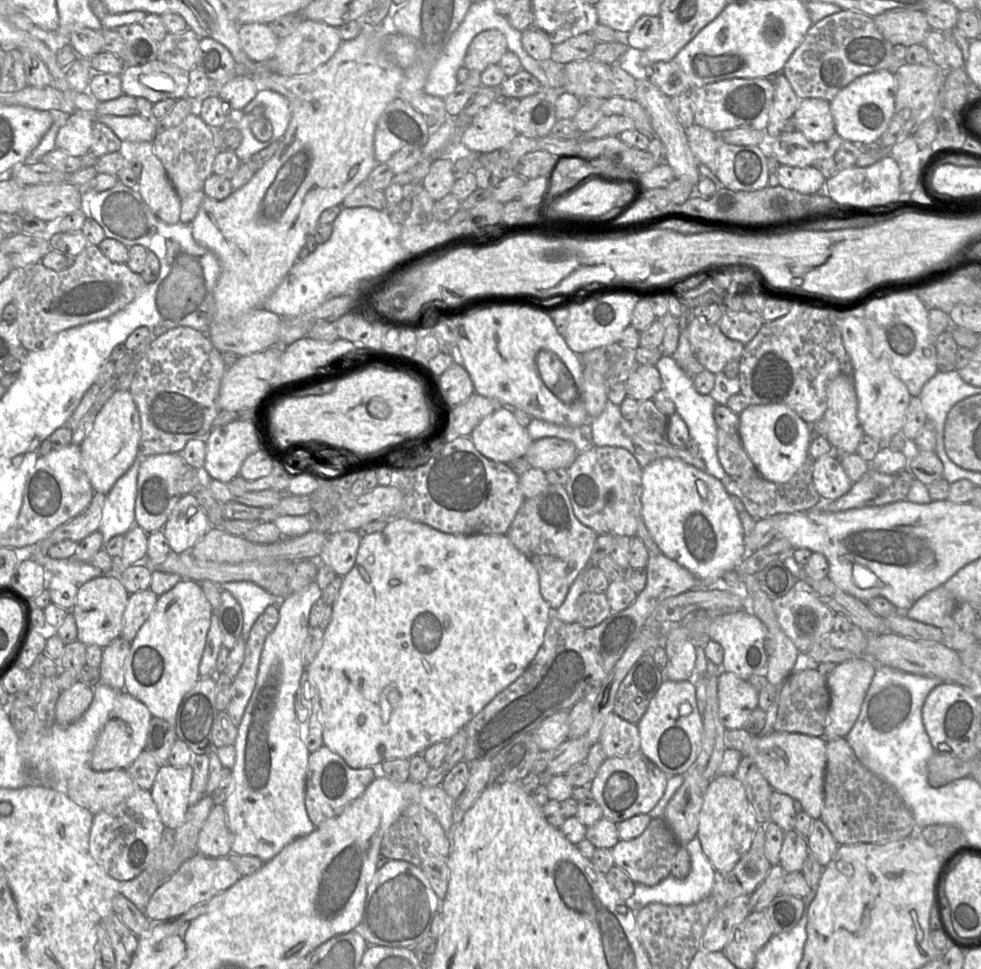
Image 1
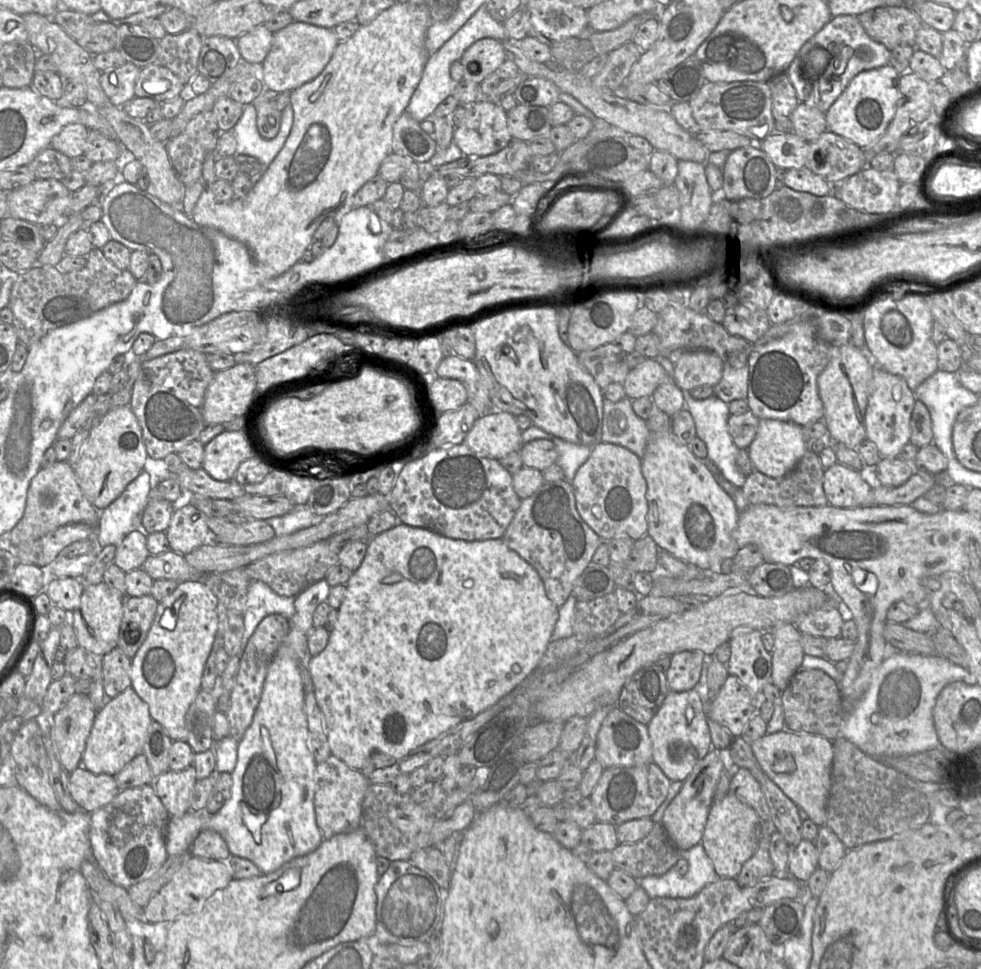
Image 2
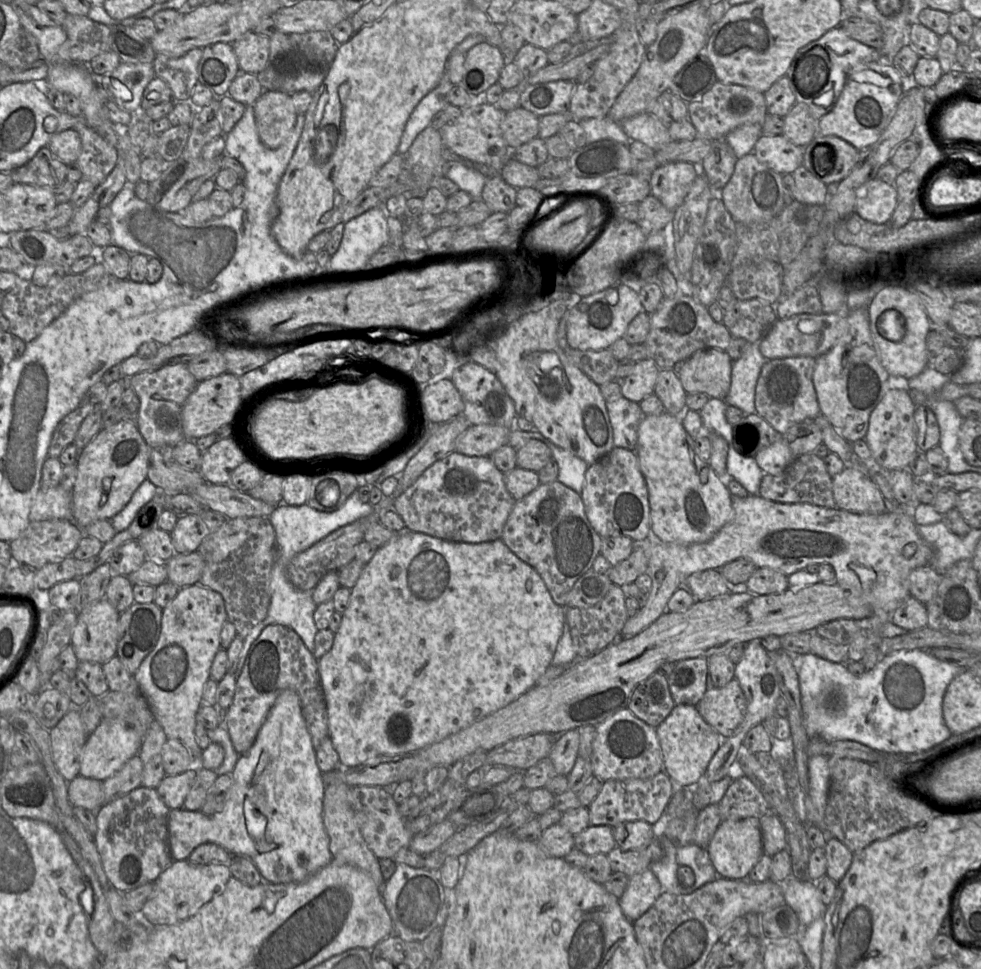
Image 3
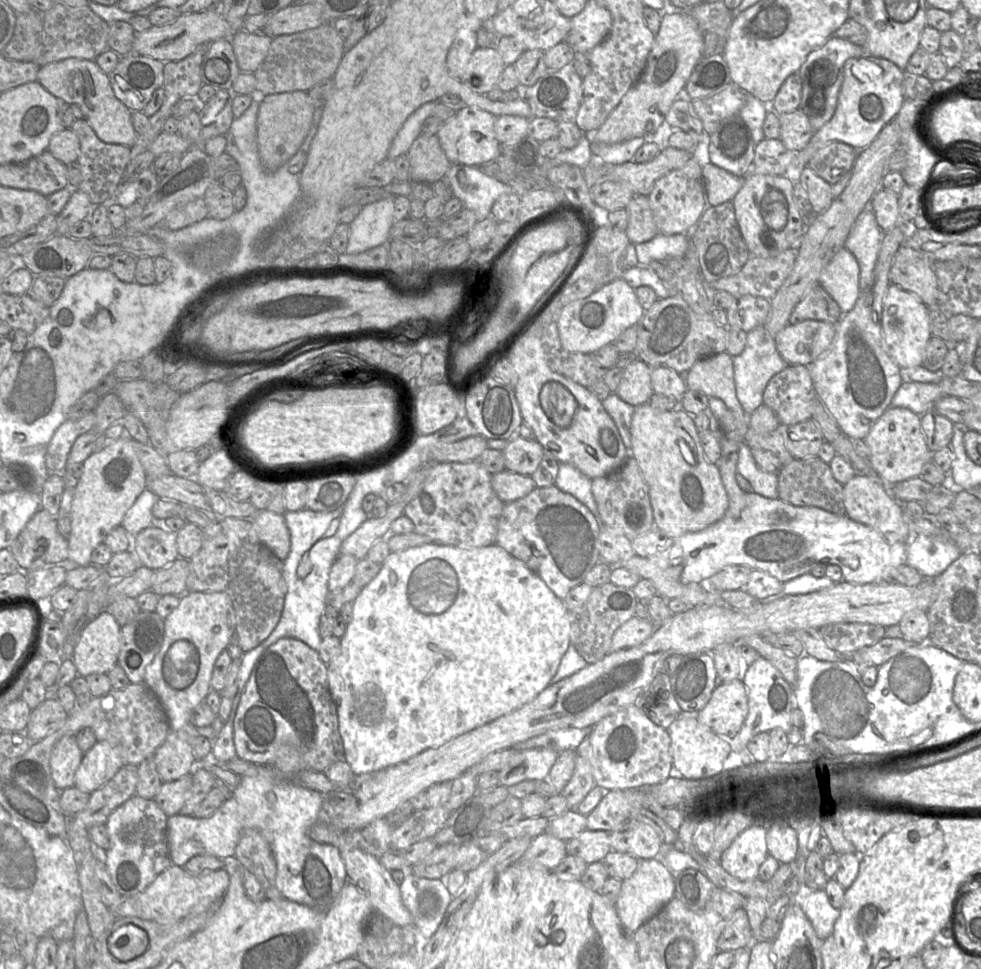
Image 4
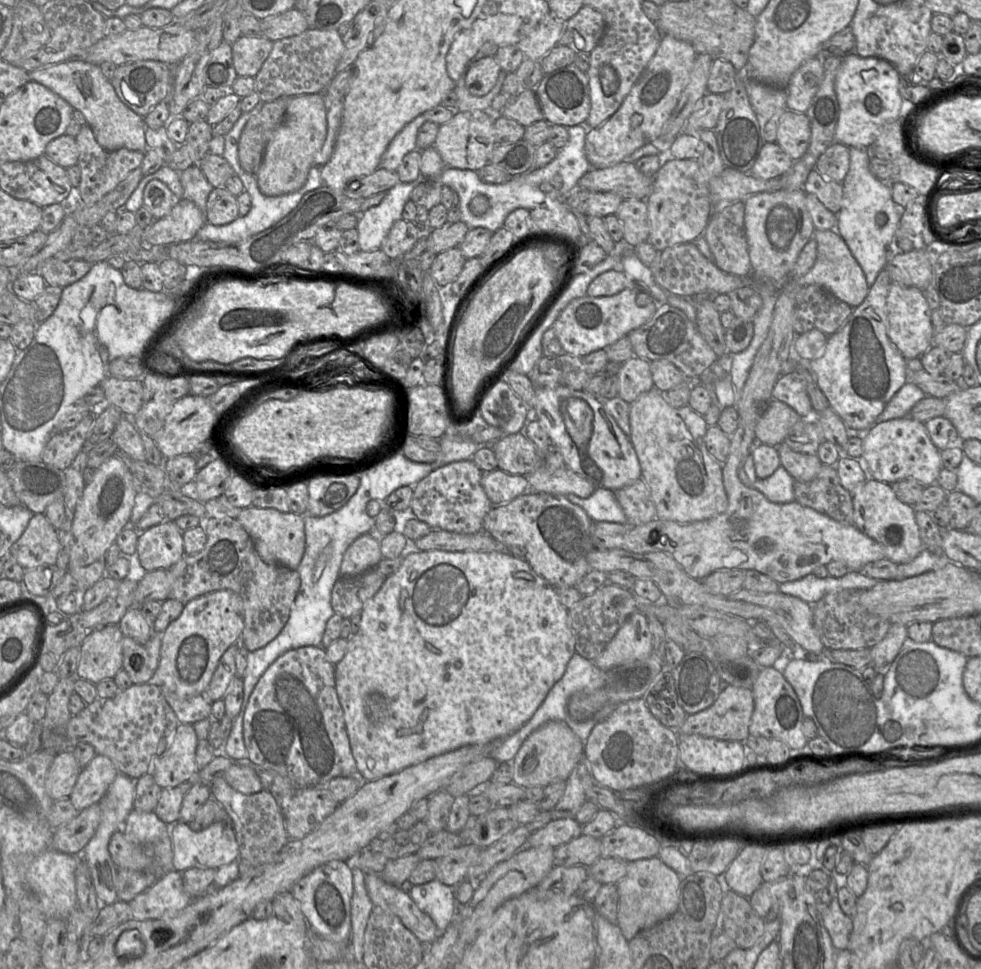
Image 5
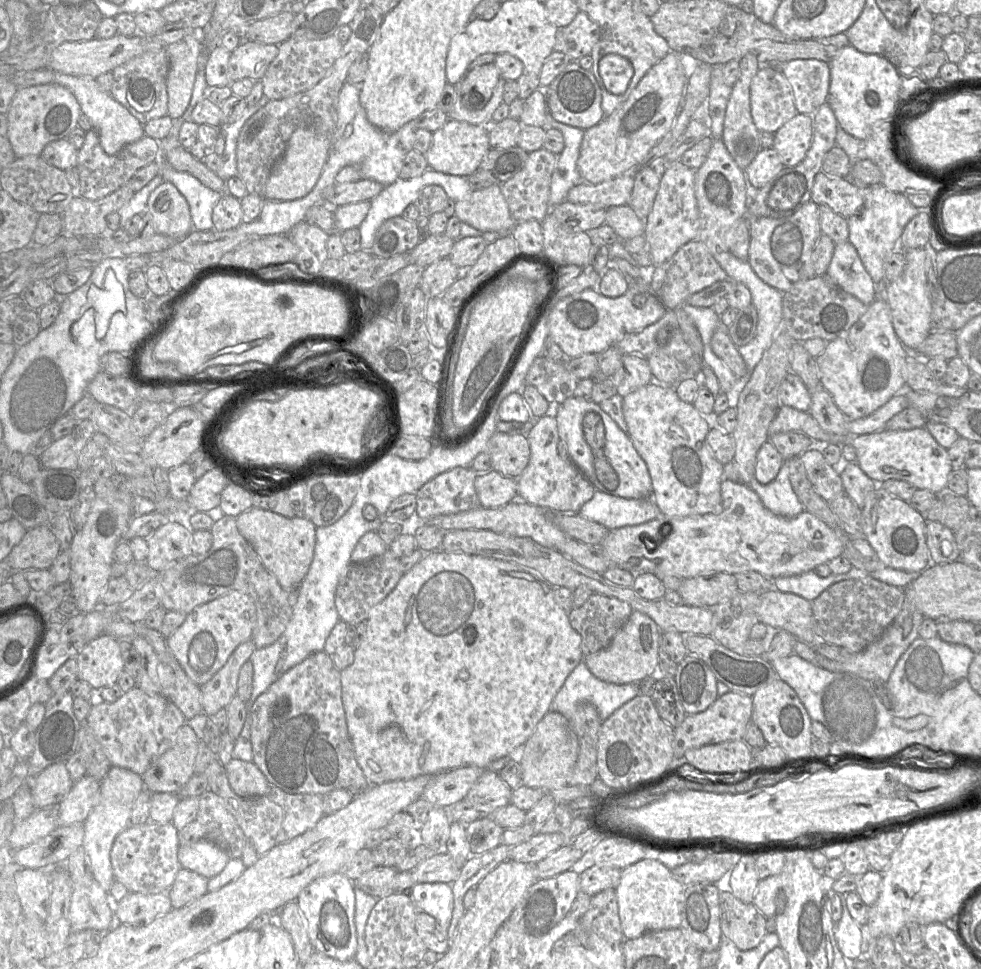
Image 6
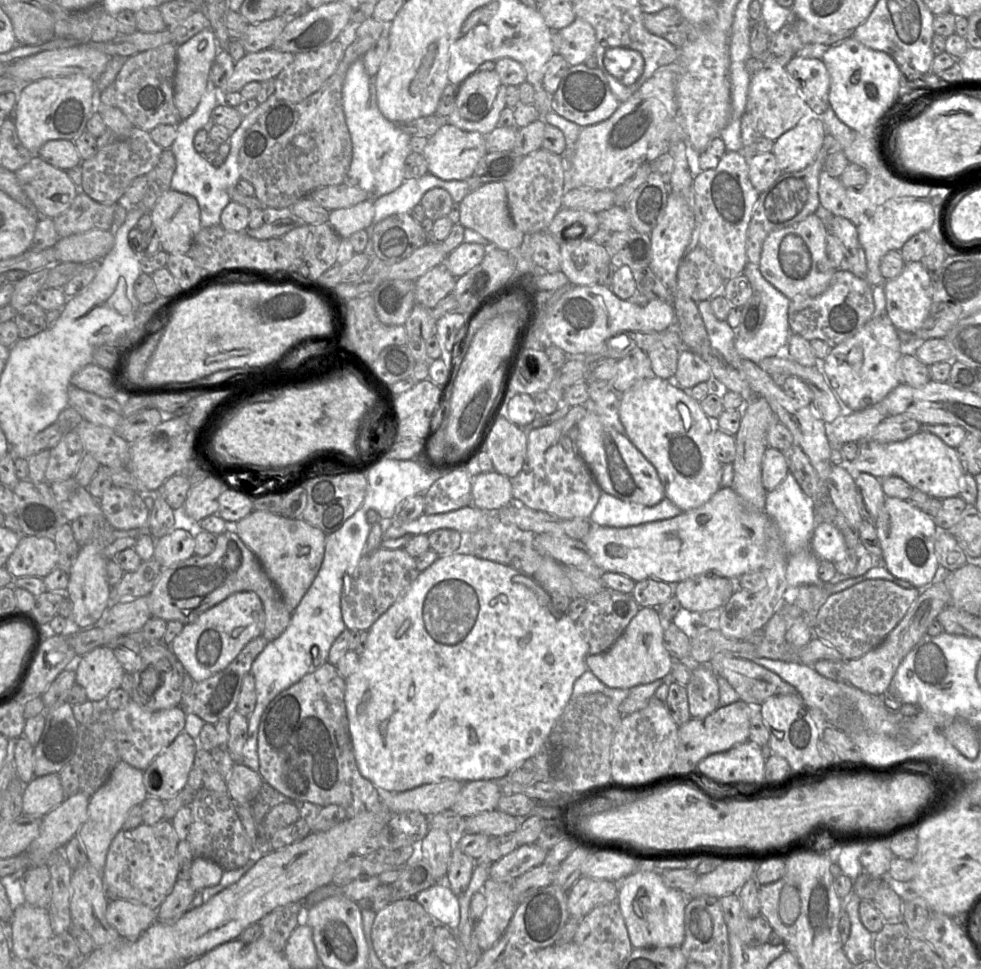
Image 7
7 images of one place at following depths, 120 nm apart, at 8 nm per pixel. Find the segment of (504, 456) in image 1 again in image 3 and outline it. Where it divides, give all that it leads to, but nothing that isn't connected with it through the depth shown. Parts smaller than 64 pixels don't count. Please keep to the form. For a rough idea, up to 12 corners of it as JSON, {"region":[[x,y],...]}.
{"region":[[471,425],[455,452],[489,457],[508,445],[511,429]]}

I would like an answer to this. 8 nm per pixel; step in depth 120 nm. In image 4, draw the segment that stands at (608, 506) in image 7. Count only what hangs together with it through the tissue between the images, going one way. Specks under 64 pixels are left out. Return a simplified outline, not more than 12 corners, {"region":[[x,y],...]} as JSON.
{"region":[[559,463],[555,485],[578,499],[598,518],[591,480]]}

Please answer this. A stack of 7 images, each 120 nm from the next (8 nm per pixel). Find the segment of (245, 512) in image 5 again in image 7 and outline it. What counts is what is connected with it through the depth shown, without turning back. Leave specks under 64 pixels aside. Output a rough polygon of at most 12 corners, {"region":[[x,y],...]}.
{"region":[[253,510],[230,525],[290,611],[312,585],[326,534]]}

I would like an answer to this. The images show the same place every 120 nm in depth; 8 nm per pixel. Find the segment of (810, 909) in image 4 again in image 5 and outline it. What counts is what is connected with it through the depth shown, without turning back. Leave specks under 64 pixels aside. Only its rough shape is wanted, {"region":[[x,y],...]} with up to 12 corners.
{"region":[[837,898],[820,904],[823,925],[837,950],[847,949],[852,918]]}

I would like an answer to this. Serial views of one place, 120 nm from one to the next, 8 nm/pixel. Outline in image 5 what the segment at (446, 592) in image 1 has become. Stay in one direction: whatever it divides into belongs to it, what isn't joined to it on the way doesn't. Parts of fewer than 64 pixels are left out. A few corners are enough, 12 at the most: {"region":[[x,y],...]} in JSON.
{"region":[[405,552],[335,665],[359,779],[519,730],[575,652],[522,557]]}

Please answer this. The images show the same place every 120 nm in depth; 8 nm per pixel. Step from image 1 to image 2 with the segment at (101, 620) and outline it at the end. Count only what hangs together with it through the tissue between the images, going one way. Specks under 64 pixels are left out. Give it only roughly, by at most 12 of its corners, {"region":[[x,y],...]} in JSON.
{"region":[[85,586],[70,613],[78,646],[101,657],[117,647],[124,595]]}

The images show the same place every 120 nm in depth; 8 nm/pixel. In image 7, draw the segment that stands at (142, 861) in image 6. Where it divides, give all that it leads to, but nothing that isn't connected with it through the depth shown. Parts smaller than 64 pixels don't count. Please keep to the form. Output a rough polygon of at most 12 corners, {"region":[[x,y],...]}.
{"region":[[172,822],[122,829],[103,871],[119,898],[158,910],[178,880]]}

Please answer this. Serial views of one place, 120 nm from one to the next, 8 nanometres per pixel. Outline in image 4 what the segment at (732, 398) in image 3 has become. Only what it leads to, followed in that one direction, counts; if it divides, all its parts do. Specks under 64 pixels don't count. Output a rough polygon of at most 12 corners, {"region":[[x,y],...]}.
{"region":[[764,325],[733,357],[736,396],[750,416],[788,365]]}

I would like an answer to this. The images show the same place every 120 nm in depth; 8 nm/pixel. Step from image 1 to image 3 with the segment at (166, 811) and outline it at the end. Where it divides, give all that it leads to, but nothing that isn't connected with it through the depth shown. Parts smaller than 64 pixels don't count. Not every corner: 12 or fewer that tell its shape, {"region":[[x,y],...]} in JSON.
{"region":[[194,765],[165,775],[156,790],[170,810],[183,807],[196,779]]}

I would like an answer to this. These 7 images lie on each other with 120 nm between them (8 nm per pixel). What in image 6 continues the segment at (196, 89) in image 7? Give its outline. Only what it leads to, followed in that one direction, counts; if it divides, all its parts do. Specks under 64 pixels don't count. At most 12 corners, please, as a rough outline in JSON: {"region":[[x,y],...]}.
{"region":[[199,32],[166,47],[168,116],[180,118],[192,96]]}

